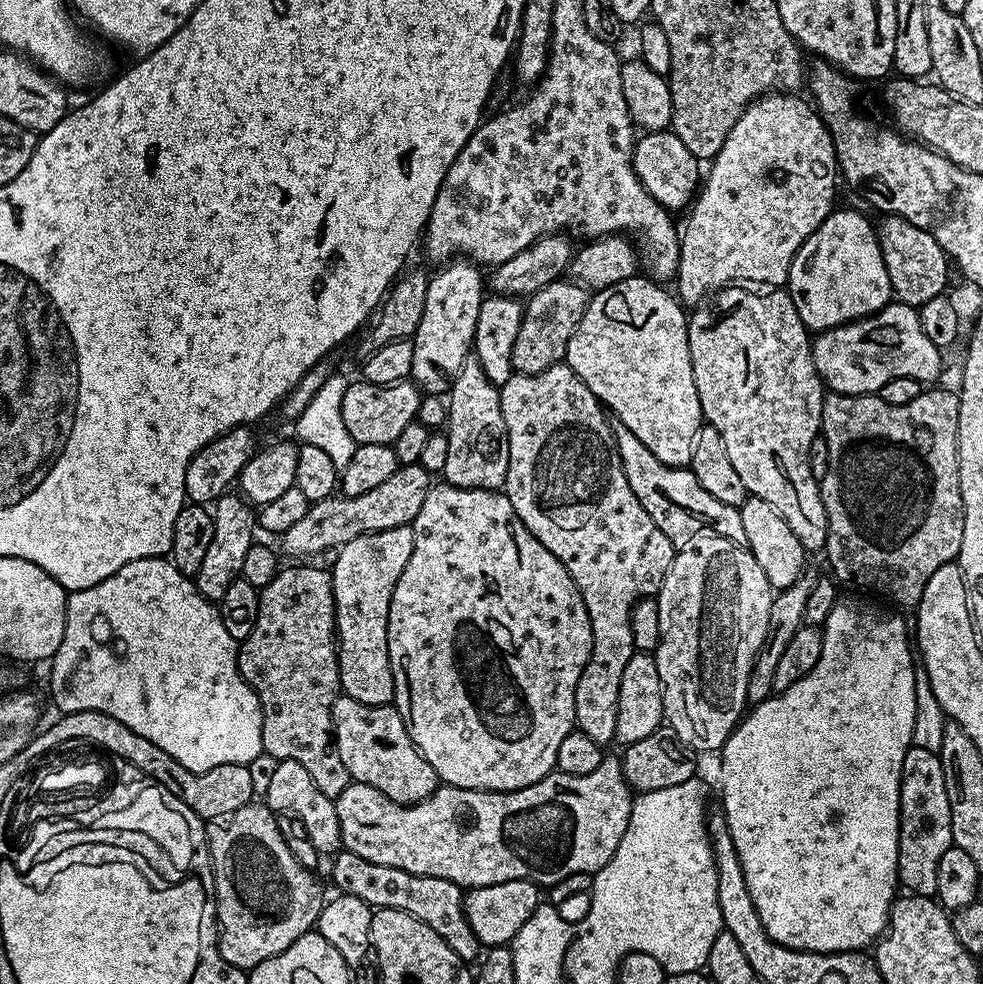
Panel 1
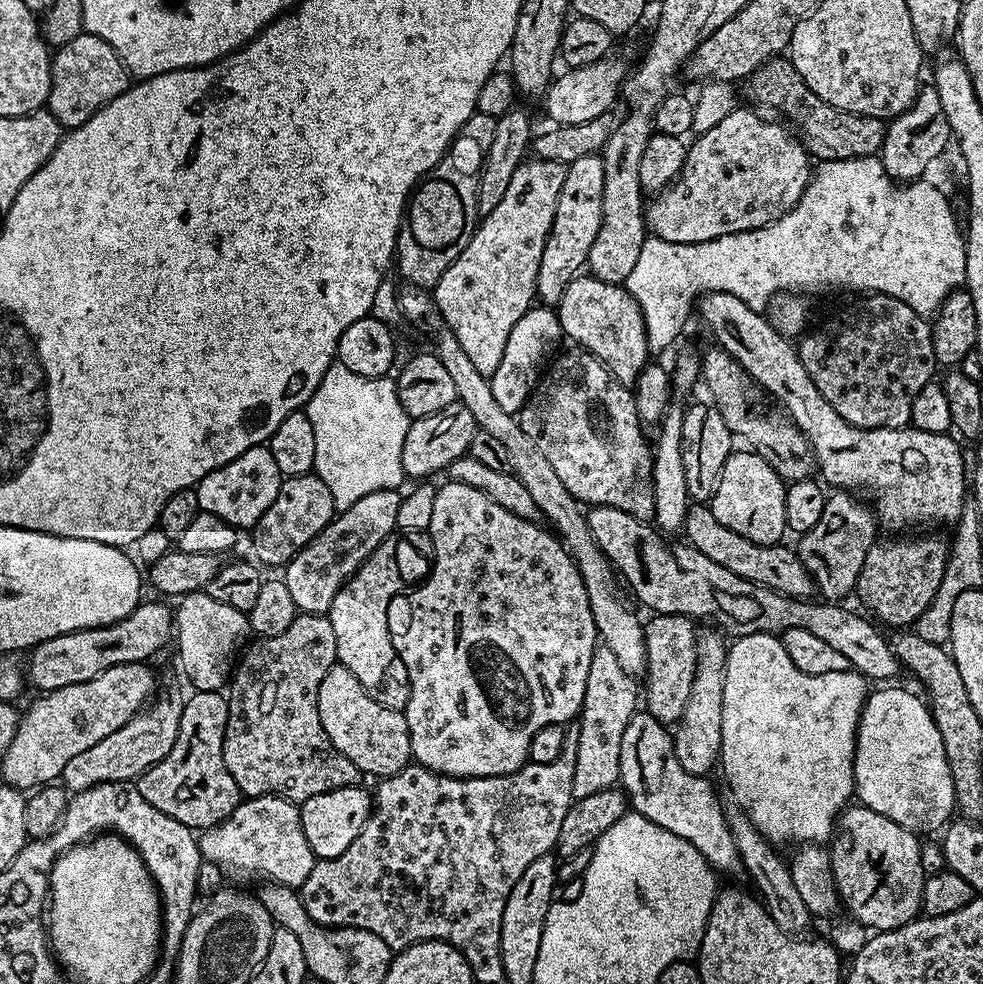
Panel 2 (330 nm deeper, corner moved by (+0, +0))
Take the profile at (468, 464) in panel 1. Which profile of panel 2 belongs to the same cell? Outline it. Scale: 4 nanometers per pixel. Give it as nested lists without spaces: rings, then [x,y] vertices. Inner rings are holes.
[[[525,159],[514,170],[510,186],[502,202],[494,210],[483,213],[466,250],[442,274],[434,295],[444,321],[454,330],[454,338],[470,358],[478,374],[492,377],[502,362],[506,338],[514,330],[514,322],[533,307],[536,295],[538,262],[554,222],[558,194],[566,182],[566,167],[549,160]]]

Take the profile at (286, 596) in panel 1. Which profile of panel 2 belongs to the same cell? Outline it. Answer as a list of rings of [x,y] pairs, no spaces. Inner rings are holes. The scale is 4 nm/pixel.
[[[309,612],[296,615],[282,634],[253,639],[243,649],[226,692],[228,721],[222,754],[226,770],[230,770],[245,797],[285,796],[293,802],[302,802],[314,794],[326,794],[326,790],[351,788],[361,783],[358,766],[332,745],[318,718],[318,686],[322,686],[326,670],[335,663],[334,626],[330,626],[327,615]]]

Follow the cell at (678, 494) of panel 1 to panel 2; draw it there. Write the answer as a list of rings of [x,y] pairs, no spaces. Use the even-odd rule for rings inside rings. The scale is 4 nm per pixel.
[[[711,507],[701,508],[704,508],[701,512],[689,511],[684,520],[682,532],[683,535],[688,535],[685,536],[687,543],[702,550],[702,554],[706,554],[706,558],[714,558],[714,562],[718,562],[718,566],[726,566],[726,570],[747,580],[753,580],[755,584],[760,584],[763,588],[780,592],[784,596],[793,596],[803,600],[813,595],[812,575],[808,573],[806,566],[793,549],[791,552],[790,549],[784,548],[783,543],[750,542],[750,538],[742,538],[742,534],[734,534],[726,526],[722,526],[718,522],[718,518],[714,518]]]

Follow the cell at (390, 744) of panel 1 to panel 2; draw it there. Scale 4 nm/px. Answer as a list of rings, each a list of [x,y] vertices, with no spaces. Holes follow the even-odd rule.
[[[338,662],[326,670],[322,686],[318,686],[318,718],[332,745],[350,758],[365,777],[393,776],[413,759],[410,730],[403,711],[374,702],[362,682]]]

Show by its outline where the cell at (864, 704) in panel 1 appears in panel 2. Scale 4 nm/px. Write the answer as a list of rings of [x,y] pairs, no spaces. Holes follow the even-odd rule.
[[[771,632],[738,636],[729,643],[728,657],[724,663],[722,742],[720,743],[718,764],[721,769],[724,767],[724,776],[728,779],[728,788],[732,791],[733,798],[736,799],[733,800],[735,807],[741,808],[750,818],[752,825],[773,845],[781,846],[780,844],[788,844],[791,840],[823,845],[833,835],[834,821],[854,796],[853,764],[855,762],[857,723],[869,692],[869,681],[855,670],[835,672],[834,674],[818,674],[817,676],[811,676],[798,670],[798,666],[794,666],[794,662],[790,662],[790,654],[786,654],[783,639]]]

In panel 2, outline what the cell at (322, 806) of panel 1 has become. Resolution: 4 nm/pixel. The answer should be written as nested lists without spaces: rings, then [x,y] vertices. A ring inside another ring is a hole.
[[[253,796],[251,798],[241,799],[240,805],[238,805],[224,821],[214,825],[212,828],[205,828],[199,833],[198,843],[201,857],[203,857],[207,863],[209,860],[212,864],[221,864],[228,872],[265,872],[270,879],[277,880],[277,882],[280,883],[277,885],[283,886],[288,890],[299,889],[300,885],[306,882],[306,878],[310,878],[310,870],[316,865],[318,859],[310,850],[310,842],[306,842],[306,834],[302,834],[302,818],[300,817],[299,807],[285,796]]]

